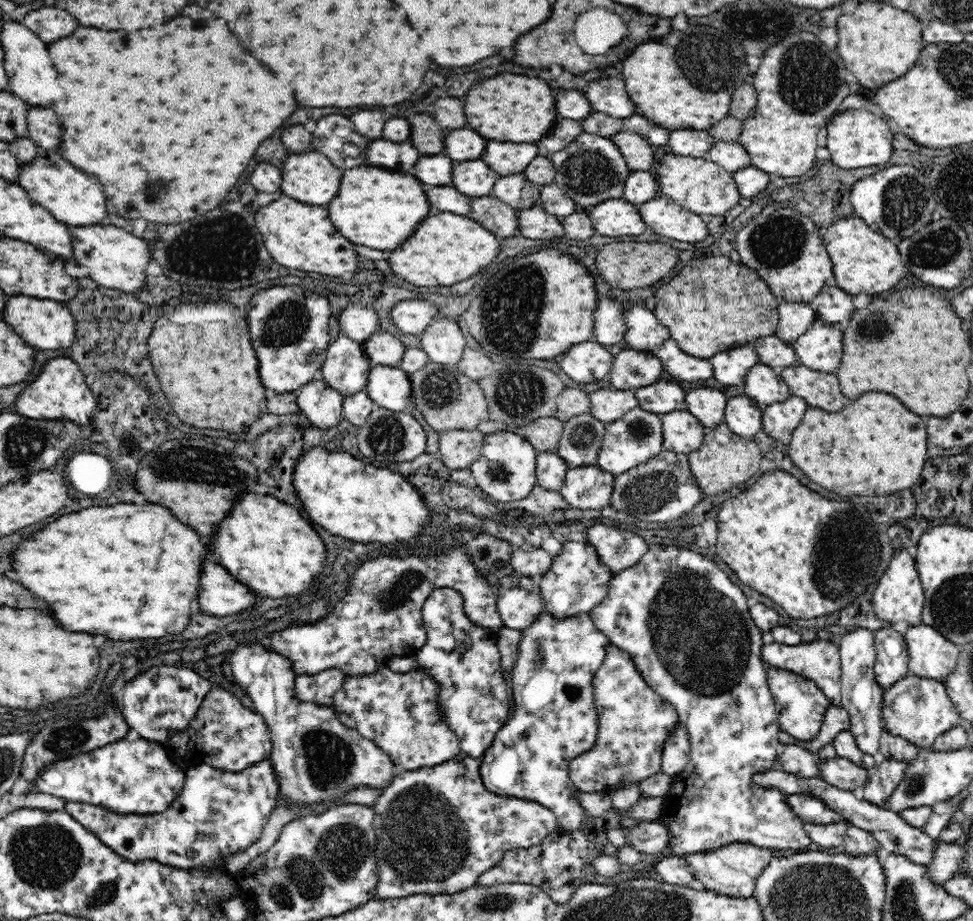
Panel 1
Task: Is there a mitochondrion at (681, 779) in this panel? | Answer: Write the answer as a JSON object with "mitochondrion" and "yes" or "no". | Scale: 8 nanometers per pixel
{"mitochondrion":"no"}

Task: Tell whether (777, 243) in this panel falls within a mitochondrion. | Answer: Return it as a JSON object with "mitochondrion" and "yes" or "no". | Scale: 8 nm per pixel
{"mitochondrion":"yes"}

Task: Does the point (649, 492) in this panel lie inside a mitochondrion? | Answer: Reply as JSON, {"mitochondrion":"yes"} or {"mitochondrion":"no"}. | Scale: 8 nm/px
{"mitochondrion":"yes"}

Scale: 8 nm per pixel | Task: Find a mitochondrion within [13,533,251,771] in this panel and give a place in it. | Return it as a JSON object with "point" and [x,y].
{"point":[63,743]}

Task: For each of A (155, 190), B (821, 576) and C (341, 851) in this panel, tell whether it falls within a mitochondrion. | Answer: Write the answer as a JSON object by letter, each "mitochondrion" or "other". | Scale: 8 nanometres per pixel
{"A":"mitochondrion","B":"mitochondrion","C":"mitochondrion"}

